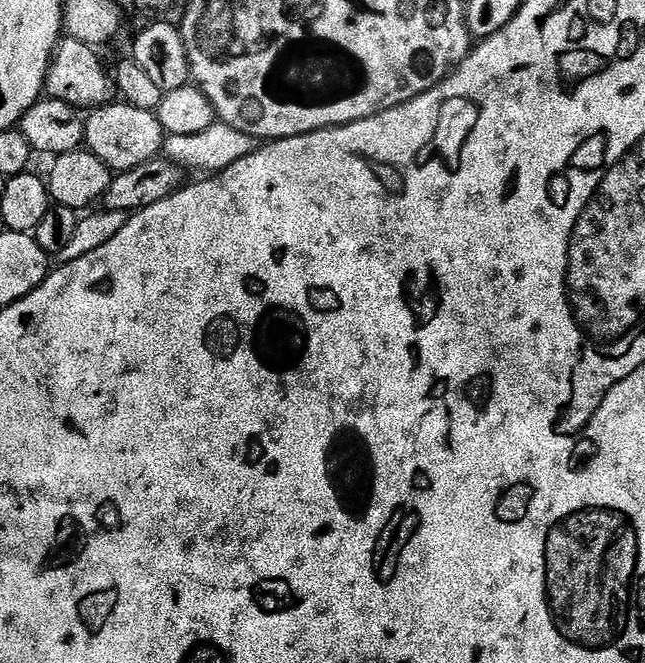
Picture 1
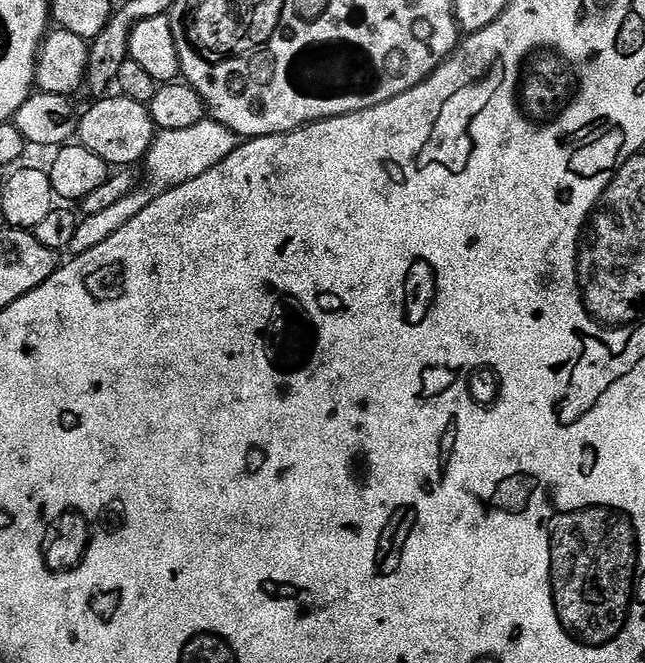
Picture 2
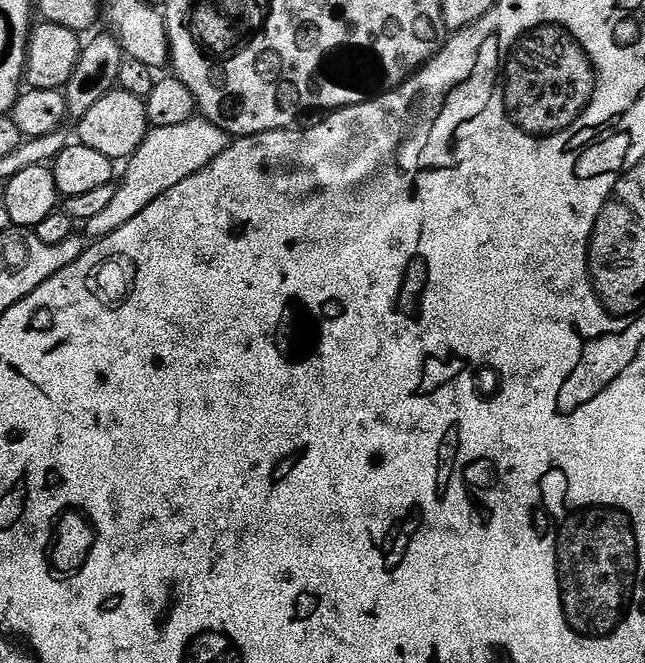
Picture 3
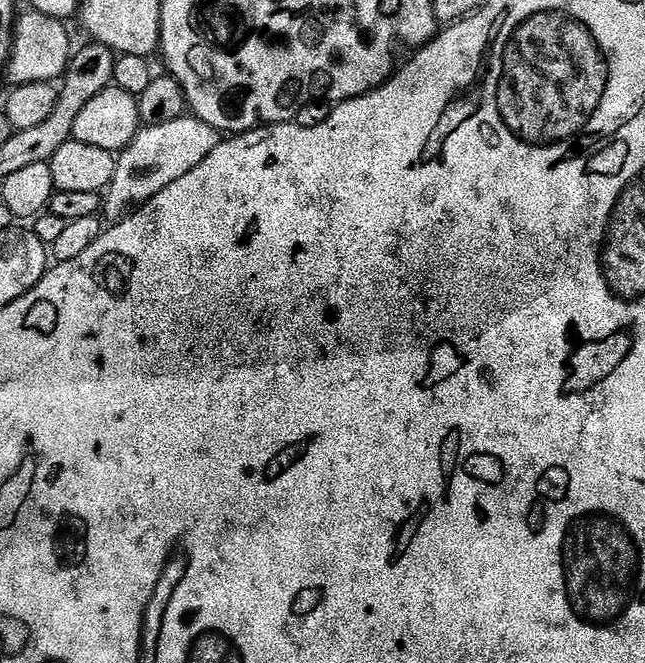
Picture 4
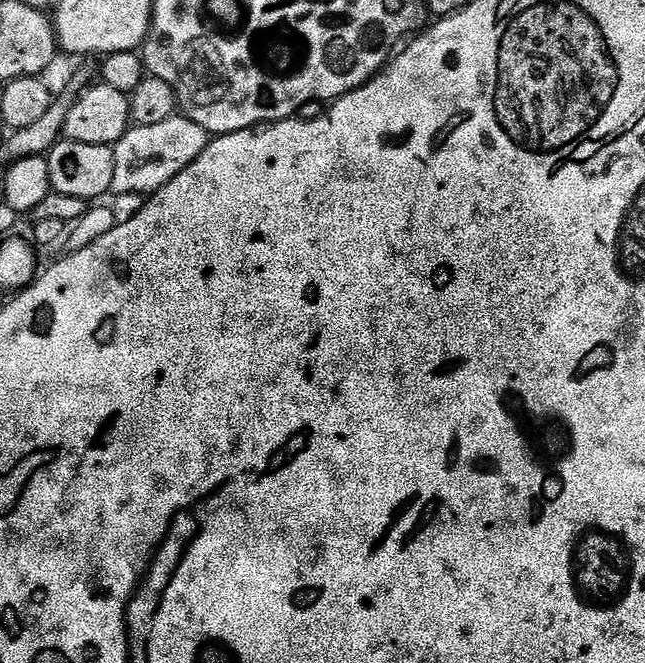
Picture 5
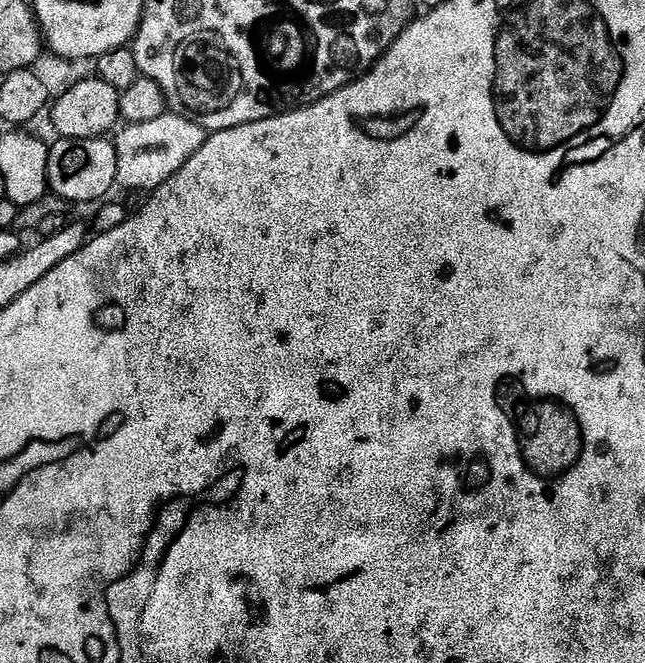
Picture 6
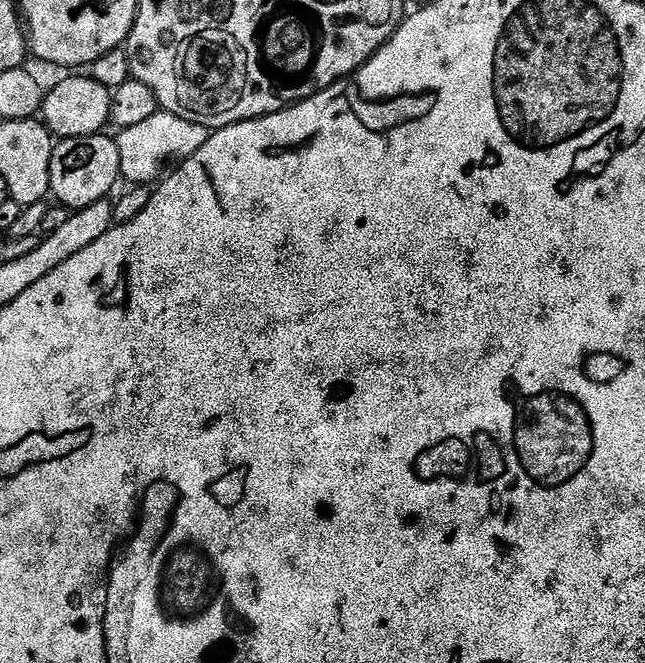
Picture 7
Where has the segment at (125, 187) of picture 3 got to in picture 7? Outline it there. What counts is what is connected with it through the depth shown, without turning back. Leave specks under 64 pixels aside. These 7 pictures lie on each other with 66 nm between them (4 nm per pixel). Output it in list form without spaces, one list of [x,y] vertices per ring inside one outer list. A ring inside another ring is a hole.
[[[158,110],[135,126],[119,129],[115,142],[118,146],[121,177],[125,181],[129,180],[129,185],[132,186],[151,185],[161,179],[162,173],[173,162],[183,161],[202,150],[209,135],[210,130],[206,126],[198,126],[198,122],[186,122],[186,118],[178,118],[174,114]]]

